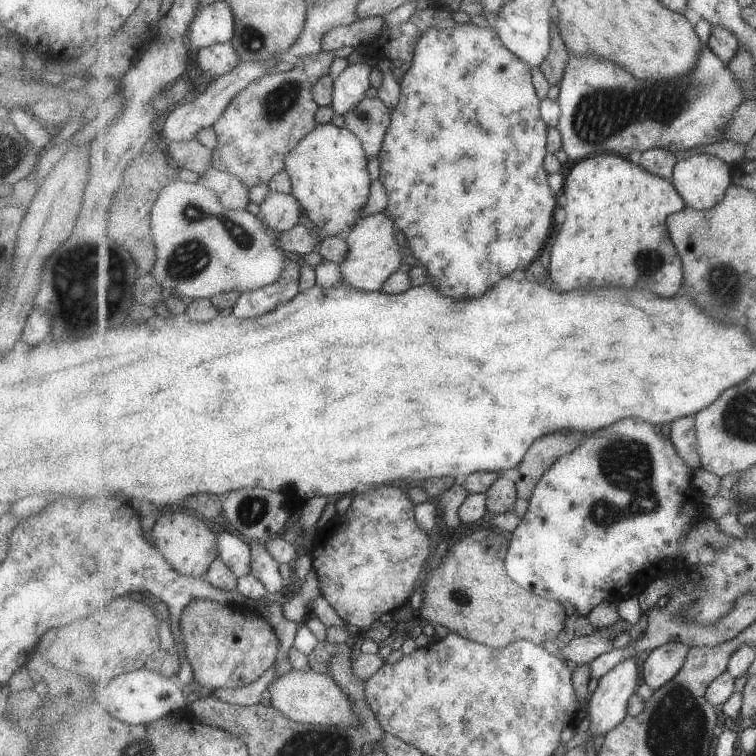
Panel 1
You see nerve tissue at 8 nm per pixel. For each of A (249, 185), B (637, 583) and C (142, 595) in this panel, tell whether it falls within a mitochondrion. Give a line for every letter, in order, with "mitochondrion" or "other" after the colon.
A: other
B: other
C: other

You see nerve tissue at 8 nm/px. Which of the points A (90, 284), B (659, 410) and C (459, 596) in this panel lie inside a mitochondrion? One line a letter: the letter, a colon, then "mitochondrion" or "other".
A: mitochondrion
B: other
C: mitochondrion

